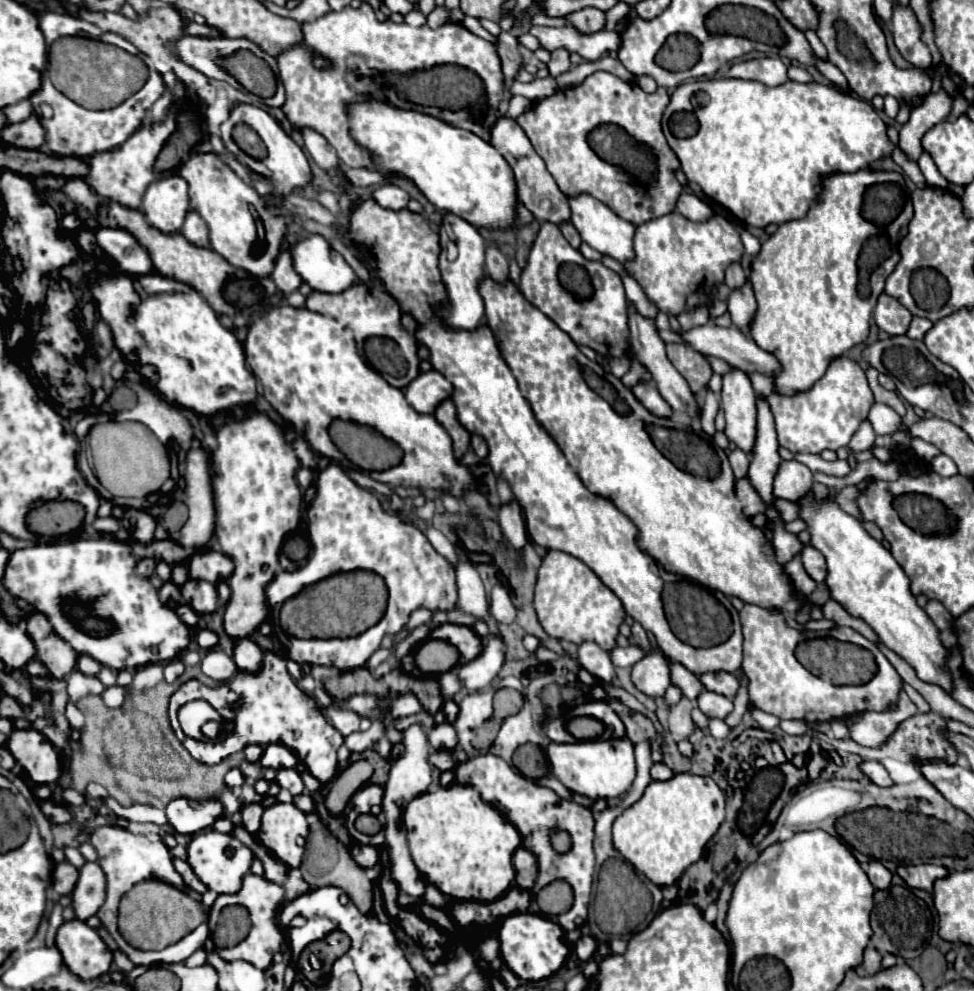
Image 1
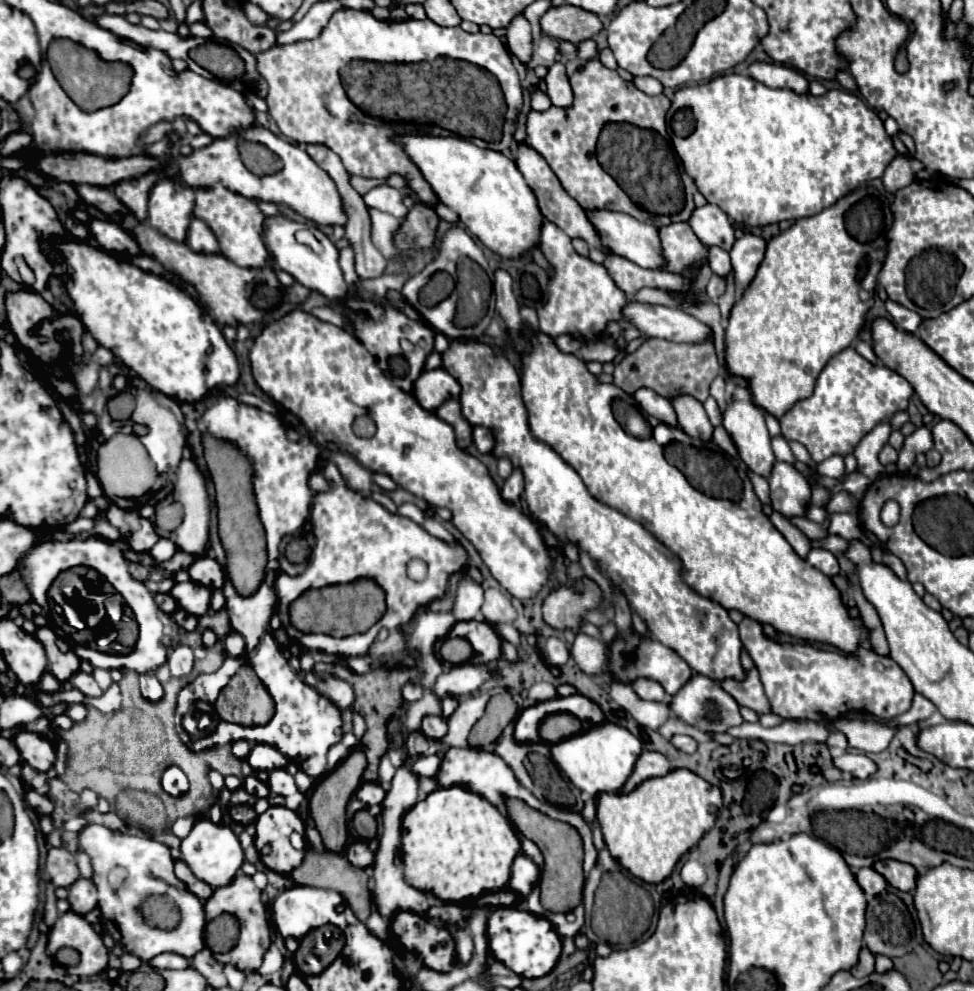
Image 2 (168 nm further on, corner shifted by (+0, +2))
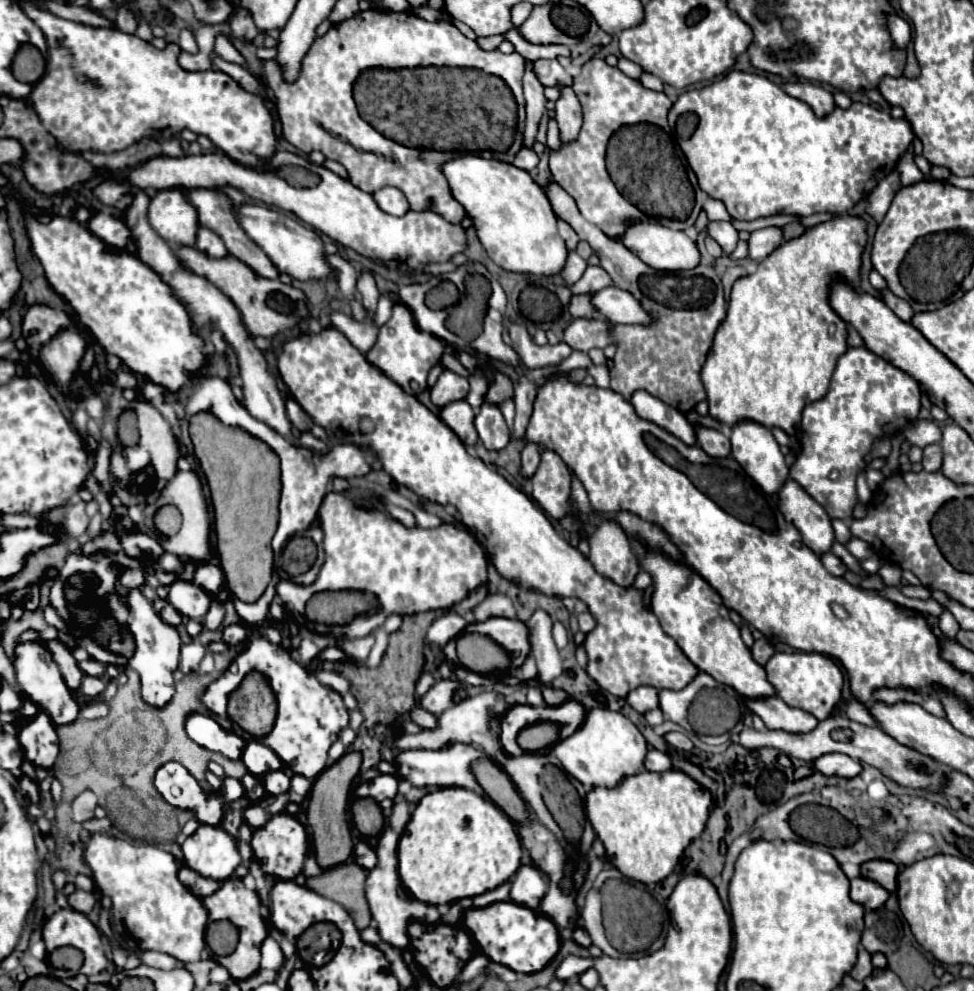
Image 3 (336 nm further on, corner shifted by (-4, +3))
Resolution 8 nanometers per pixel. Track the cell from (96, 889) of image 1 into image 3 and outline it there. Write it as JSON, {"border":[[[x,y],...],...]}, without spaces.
{"border":[[[75,890],[71,896],[69,896],[69,904],[71,908],[75,908],[77,912],[83,912],[83,914],[89,914],[93,910],[93,906],[97,904],[97,896],[93,892],[85,892],[85,890]]]}

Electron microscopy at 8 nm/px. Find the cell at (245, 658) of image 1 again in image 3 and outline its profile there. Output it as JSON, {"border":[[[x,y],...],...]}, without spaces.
{"border":[[[231,624],[223,630],[223,642],[225,644],[237,646],[237,644],[247,642],[247,638],[249,638],[249,634],[247,634],[247,628],[243,624]]]}

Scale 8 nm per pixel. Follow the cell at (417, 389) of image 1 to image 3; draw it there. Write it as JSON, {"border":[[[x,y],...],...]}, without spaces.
{"border":[[[443,370],[437,384],[429,392],[431,392],[431,402],[435,406],[443,408],[445,404],[449,404],[453,400],[461,400],[467,396],[469,380],[451,372],[451,370]]]}

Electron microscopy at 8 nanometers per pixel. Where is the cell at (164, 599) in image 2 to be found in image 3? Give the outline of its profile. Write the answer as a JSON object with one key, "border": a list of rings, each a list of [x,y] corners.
{"border":[[[155,600],[155,608],[157,608],[157,612],[159,612],[159,616],[167,622],[167,624],[173,624],[173,626],[179,626],[181,624],[181,614],[167,602],[167,600]]]}

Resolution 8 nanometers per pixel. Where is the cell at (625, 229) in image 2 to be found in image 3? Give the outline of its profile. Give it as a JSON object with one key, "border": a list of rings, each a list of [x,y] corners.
{"border":[[[635,222],[635,224],[627,226],[625,234],[621,234],[619,240],[633,254],[637,254],[647,266],[663,270],[663,272],[689,270],[699,264],[699,250],[697,250],[695,242],[685,232],[677,232],[677,230],[671,230],[671,228],[655,224],[655,222]]]}

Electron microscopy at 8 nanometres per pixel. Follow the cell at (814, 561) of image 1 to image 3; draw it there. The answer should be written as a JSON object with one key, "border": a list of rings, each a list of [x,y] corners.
{"border":[[[825,552],[825,554],[821,554],[821,562],[823,562],[823,566],[825,566],[825,570],[829,572],[829,574],[833,574],[833,576],[843,576],[845,574],[845,564],[833,554],[833,552]]]}

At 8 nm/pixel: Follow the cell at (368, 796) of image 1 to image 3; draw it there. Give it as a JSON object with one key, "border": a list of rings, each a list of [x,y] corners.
{"border":[[[381,774],[381,776],[377,776],[375,780],[371,780],[371,782],[367,782],[367,784],[361,784],[361,786],[357,788],[357,792],[361,792],[361,796],[373,798],[375,802],[381,802],[381,800],[385,800],[385,798],[393,800],[393,798],[397,796],[397,784],[399,784],[397,776]]]}

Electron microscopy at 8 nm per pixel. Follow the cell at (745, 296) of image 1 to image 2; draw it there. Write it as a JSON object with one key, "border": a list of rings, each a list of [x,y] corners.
{"border":[[[745,233],[741,239],[735,241],[731,249],[731,263],[735,269],[735,283],[741,285],[743,289],[755,277],[757,267],[763,261],[765,249],[767,249],[767,241],[753,233]]]}

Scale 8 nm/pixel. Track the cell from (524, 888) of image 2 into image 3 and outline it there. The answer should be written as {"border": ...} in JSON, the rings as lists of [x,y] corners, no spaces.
{"border":[[[523,864],[515,872],[515,876],[511,880],[511,900],[513,902],[525,904],[527,908],[537,910],[545,892],[547,892],[547,884],[535,866]]]}

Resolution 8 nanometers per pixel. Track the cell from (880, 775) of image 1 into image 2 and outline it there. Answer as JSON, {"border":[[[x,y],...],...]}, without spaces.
{"border":[[[841,753],[833,757],[833,765],[841,769],[843,773],[849,773],[857,779],[867,779],[877,771],[877,765],[867,757],[859,753]]]}

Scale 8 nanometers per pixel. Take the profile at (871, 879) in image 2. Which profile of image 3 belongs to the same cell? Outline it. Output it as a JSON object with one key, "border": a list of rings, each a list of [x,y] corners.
{"border":[[[859,876],[851,880],[851,898],[865,908],[879,908],[889,898],[889,892],[881,888],[881,884]]]}

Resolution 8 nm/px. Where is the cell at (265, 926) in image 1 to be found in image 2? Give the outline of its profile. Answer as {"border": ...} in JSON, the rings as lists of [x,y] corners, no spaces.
{"border":[[[237,873],[229,885],[215,889],[213,895],[205,901],[205,917],[211,919],[214,914],[216,916],[216,913],[217,916],[218,913],[233,913],[241,923],[241,937],[239,937],[239,943],[229,953],[215,955],[215,959],[219,963],[233,965],[239,971],[259,969],[261,961],[263,961],[263,953],[271,945],[271,931],[269,931],[269,923],[267,923],[267,911],[265,911],[265,905],[261,901],[261,891],[255,887],[253,879],[243,875],[243,873]]]}

